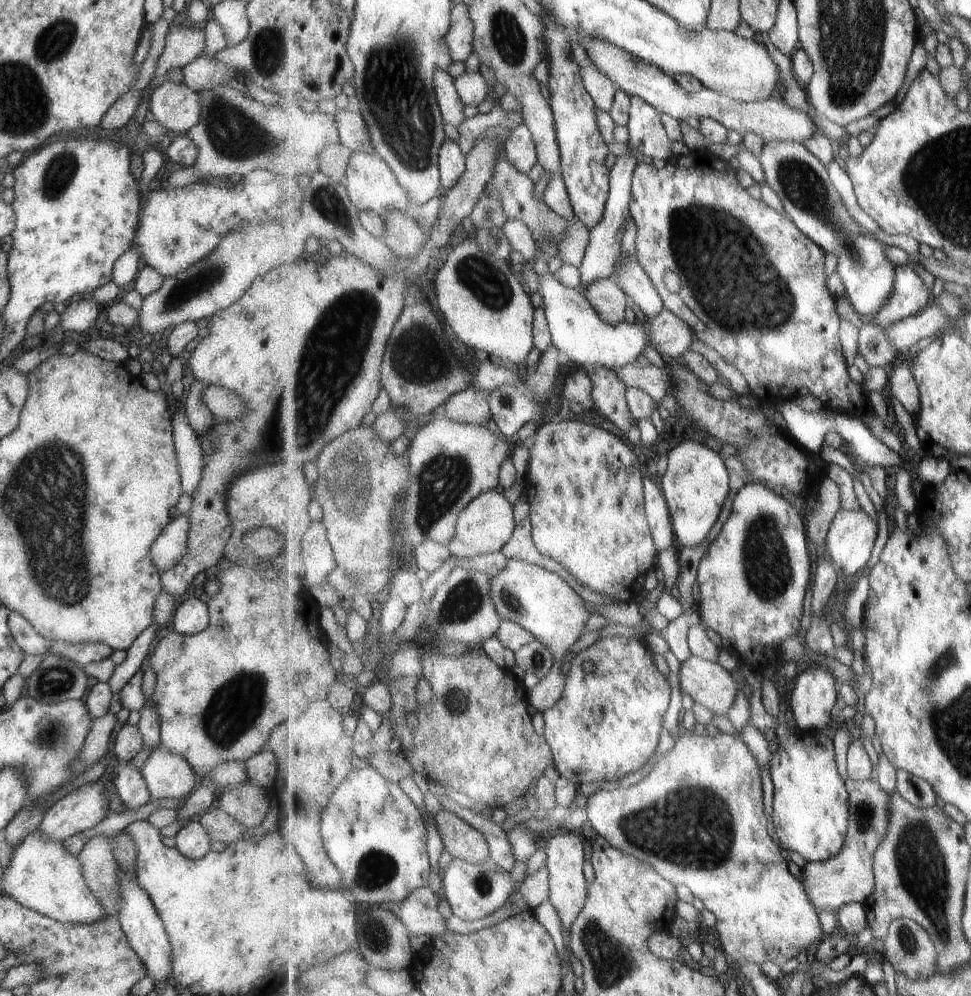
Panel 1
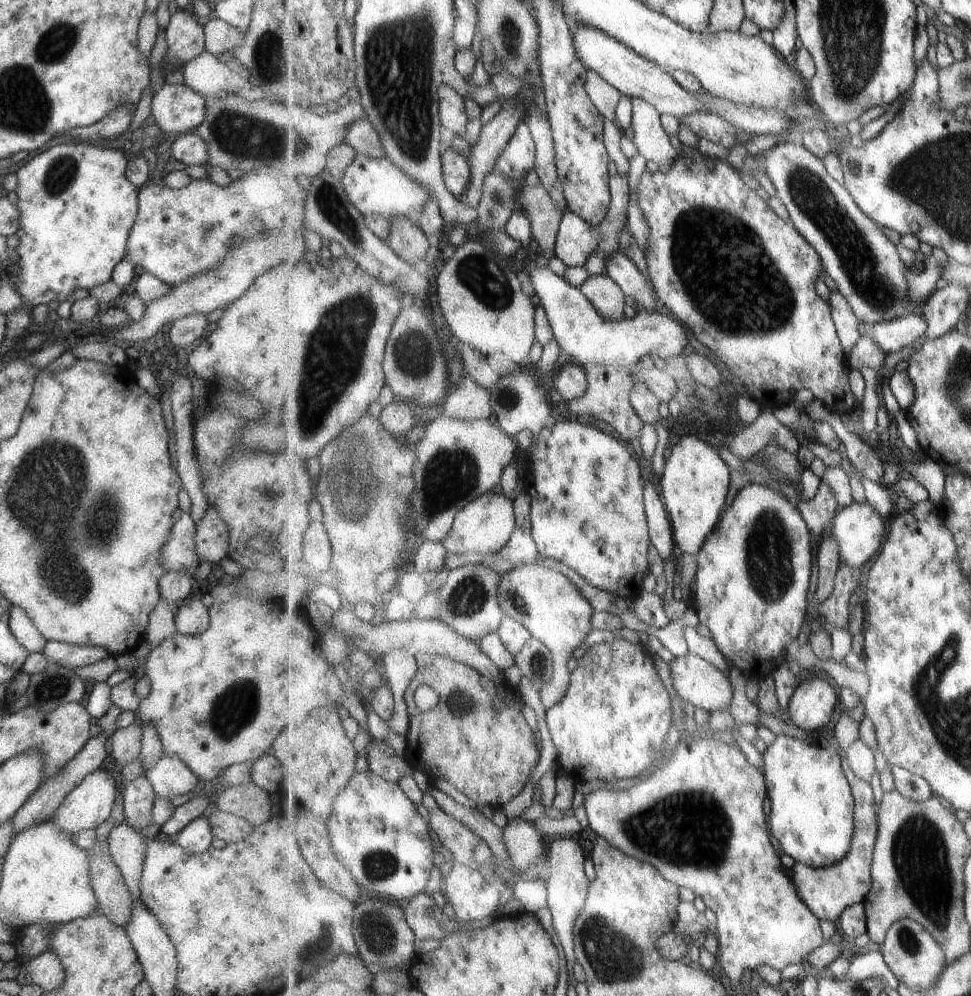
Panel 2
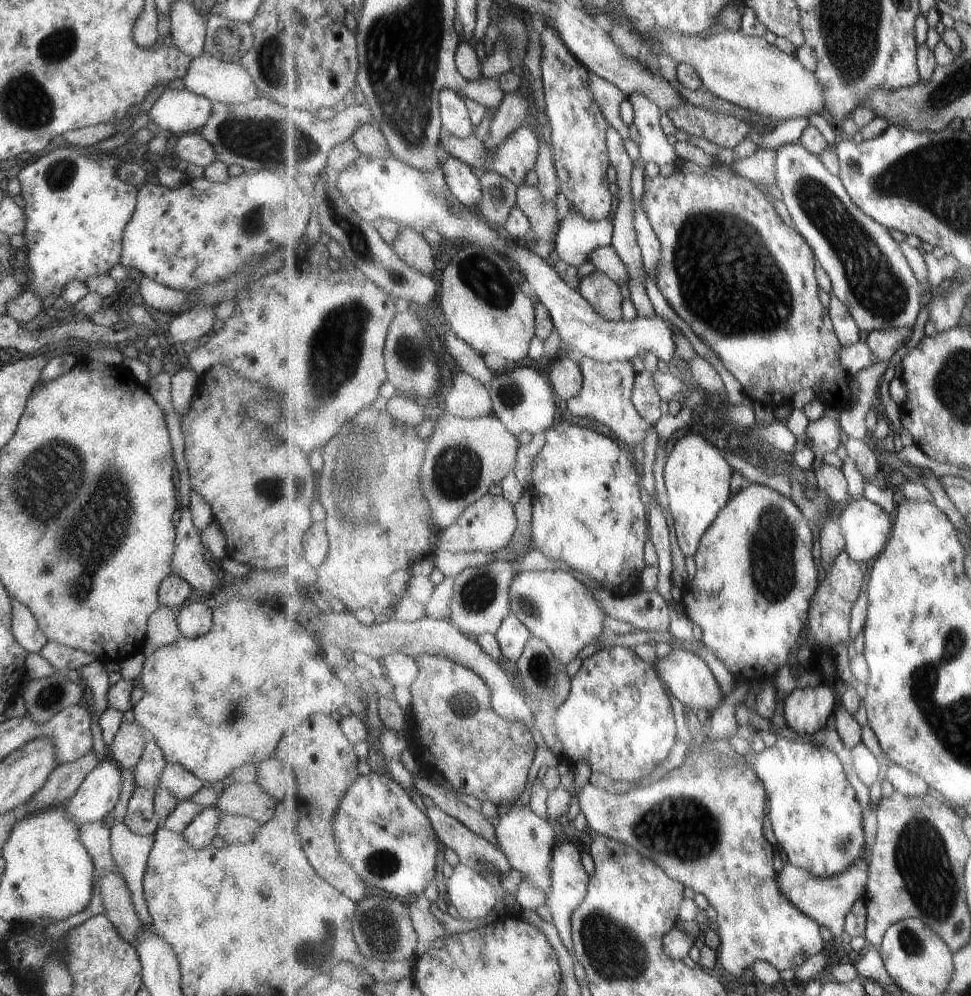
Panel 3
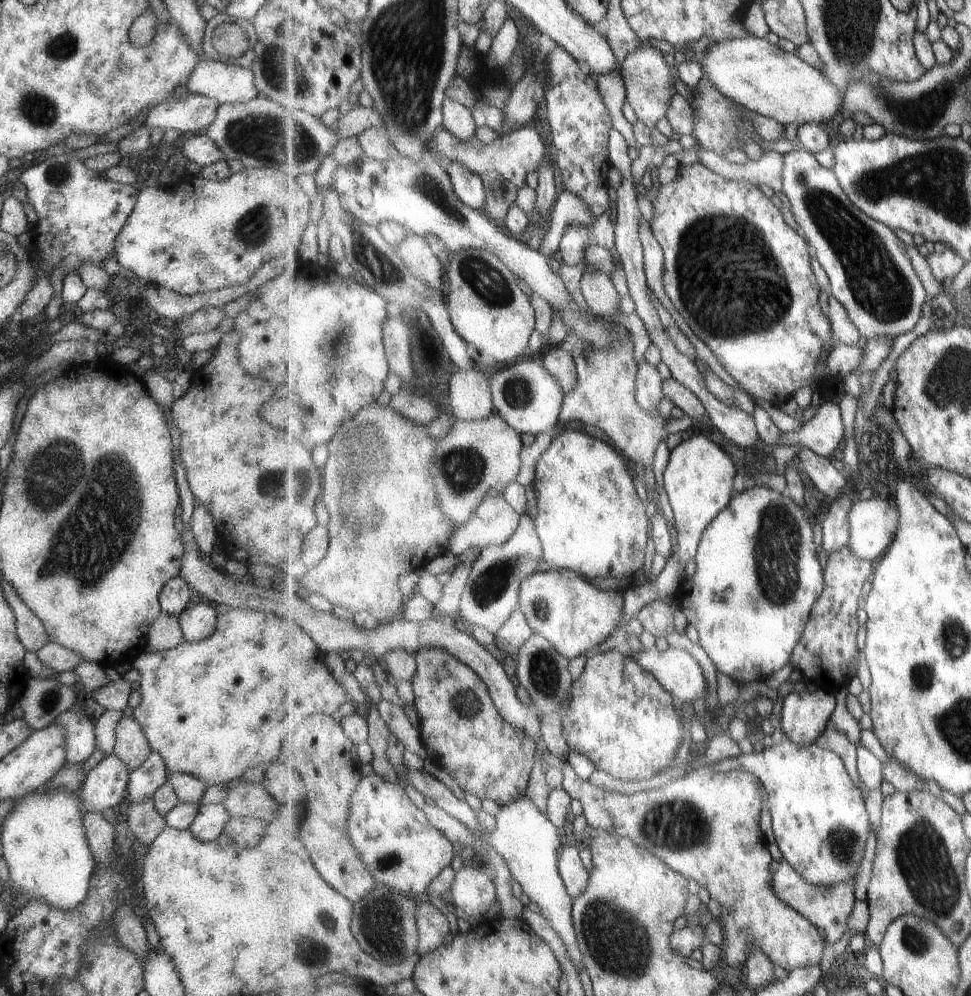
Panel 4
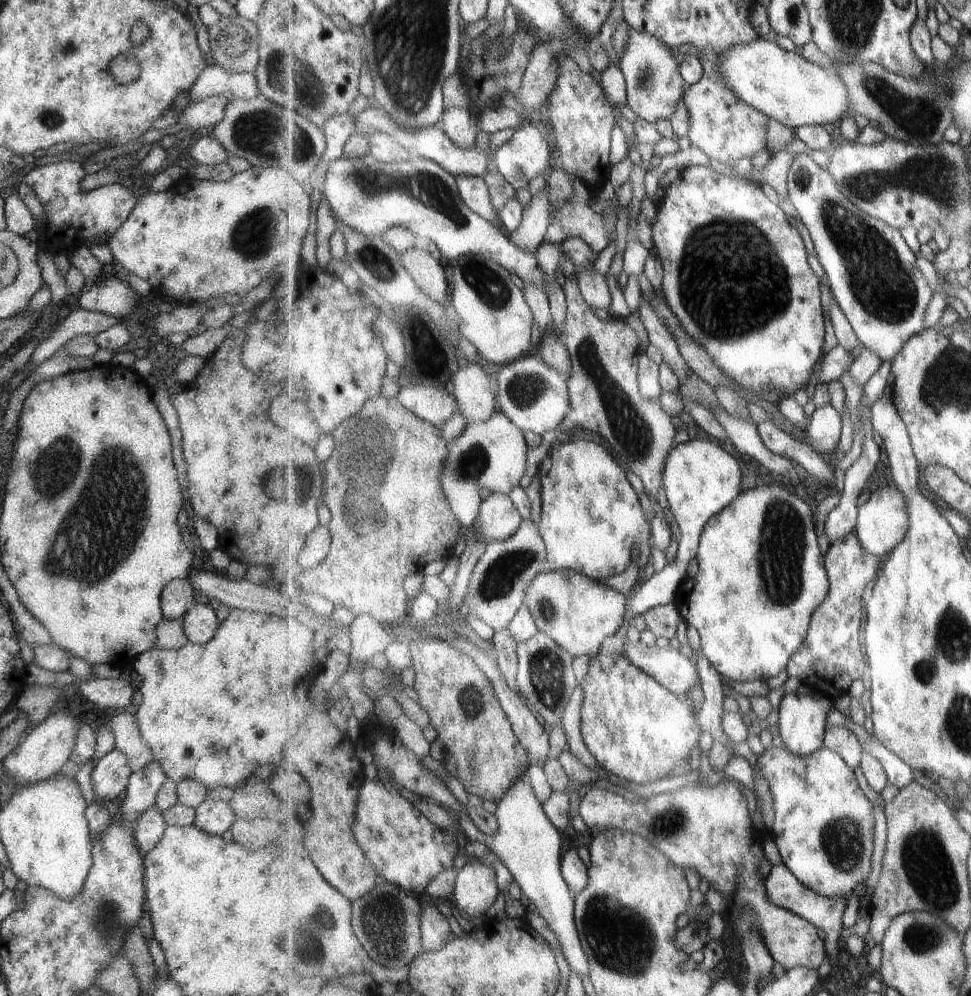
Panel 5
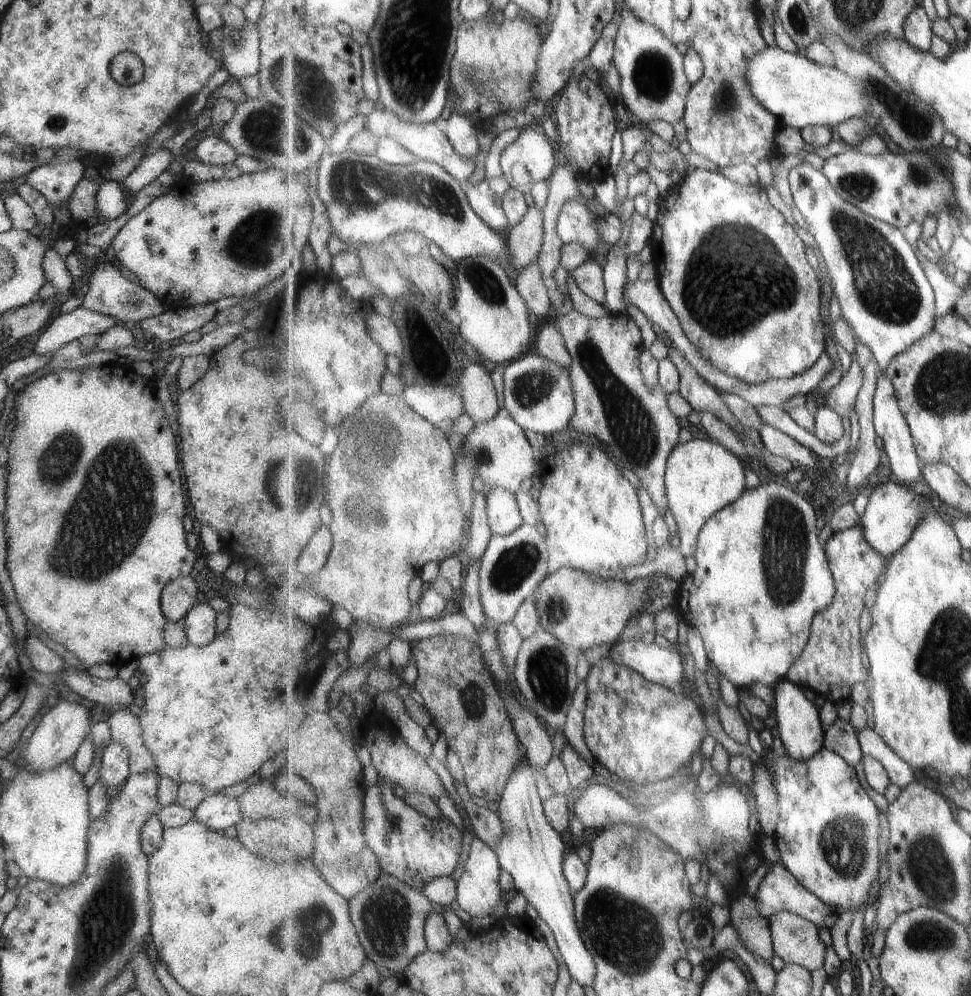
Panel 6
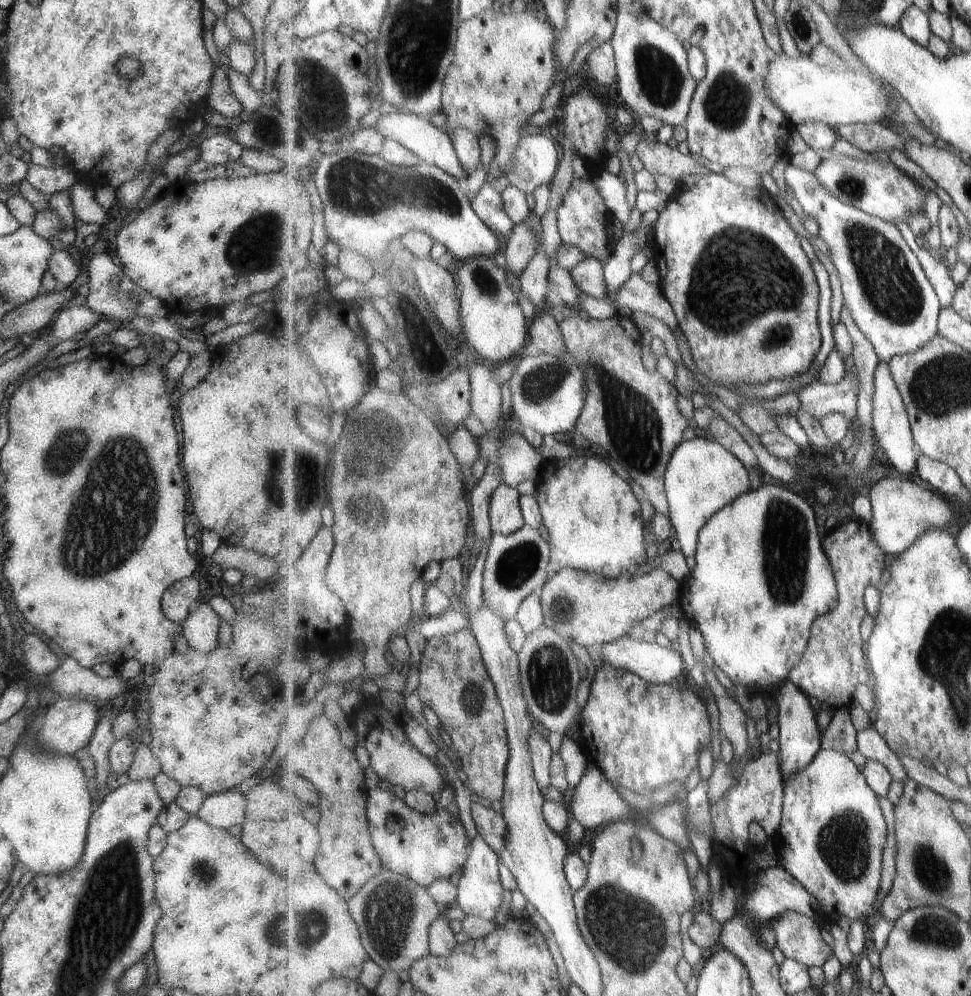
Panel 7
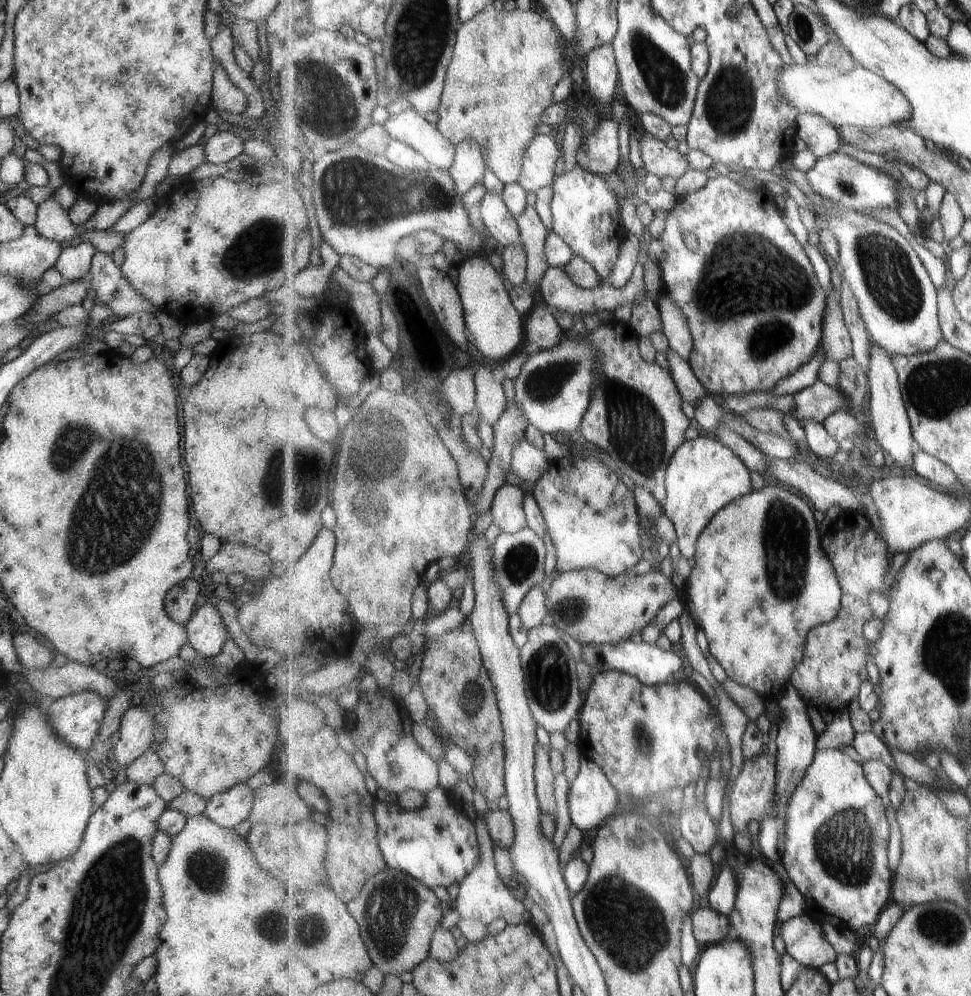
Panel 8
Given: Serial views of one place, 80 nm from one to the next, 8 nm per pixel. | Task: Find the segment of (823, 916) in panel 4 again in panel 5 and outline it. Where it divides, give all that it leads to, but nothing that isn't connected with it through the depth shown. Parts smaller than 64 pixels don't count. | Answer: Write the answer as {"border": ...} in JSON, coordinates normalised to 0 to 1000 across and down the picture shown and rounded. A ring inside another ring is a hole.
{"border":[[[806,865],[803,868],[796,868],[789,881],[789,893],[793,903],[803,911],[816,914],[827,922],[834,924],[841,932],[851,937],[851,958],[856,970],[864,968],[864,942],[869,932],[869,918],[872,912],[872,904],[867,901],[854,902],[841,898],[838,894],[831,892],[826,885],[819,880],[818,876]]]}

